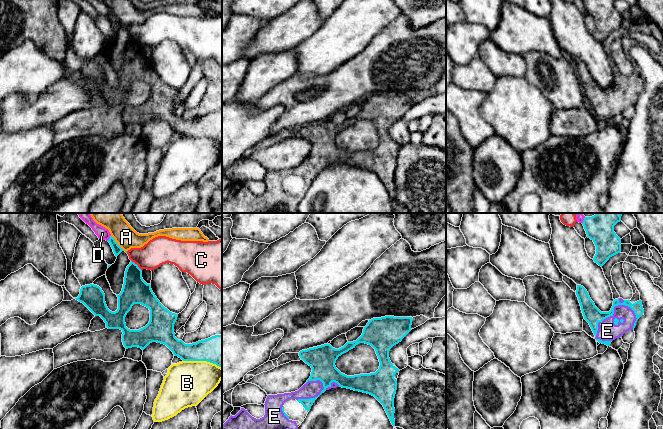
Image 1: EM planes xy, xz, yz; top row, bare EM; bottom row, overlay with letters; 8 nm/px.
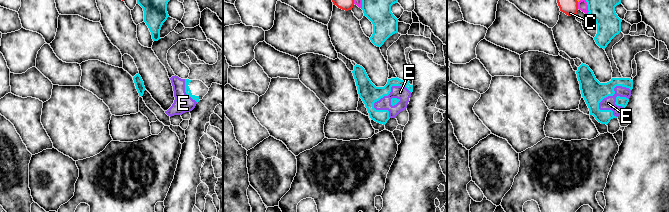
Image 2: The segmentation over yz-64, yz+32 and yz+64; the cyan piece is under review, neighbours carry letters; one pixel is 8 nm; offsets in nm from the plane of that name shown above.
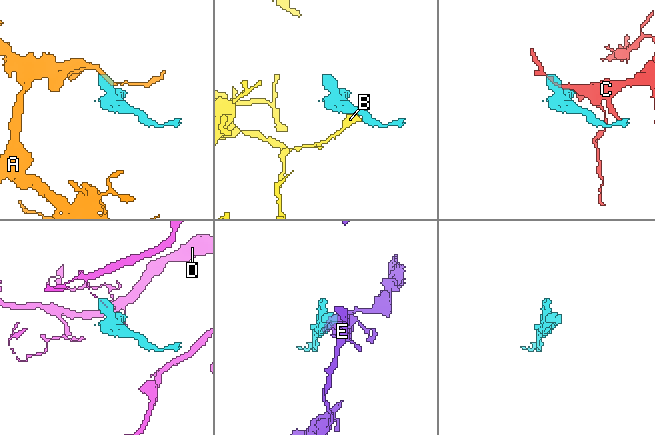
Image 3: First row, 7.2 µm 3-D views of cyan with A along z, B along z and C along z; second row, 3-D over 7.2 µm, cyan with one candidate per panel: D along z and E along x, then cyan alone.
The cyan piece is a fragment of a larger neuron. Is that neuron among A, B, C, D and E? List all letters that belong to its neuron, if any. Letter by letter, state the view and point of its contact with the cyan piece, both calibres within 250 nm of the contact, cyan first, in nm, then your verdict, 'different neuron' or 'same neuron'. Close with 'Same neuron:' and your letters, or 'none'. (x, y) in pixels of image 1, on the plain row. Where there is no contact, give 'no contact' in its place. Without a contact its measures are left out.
A: xy (117, 20) | 70/170 nm | different neuron
B: xy (202, 136) | 240/360 nm | different neuron
C: xy (137, 41) | 220/220 nm | different neuron
D: xy (109, 14) | 70/90 nm | different neuron
E: yz (605, 94) | 140/160 nm | same neuron
Same neuron: E

